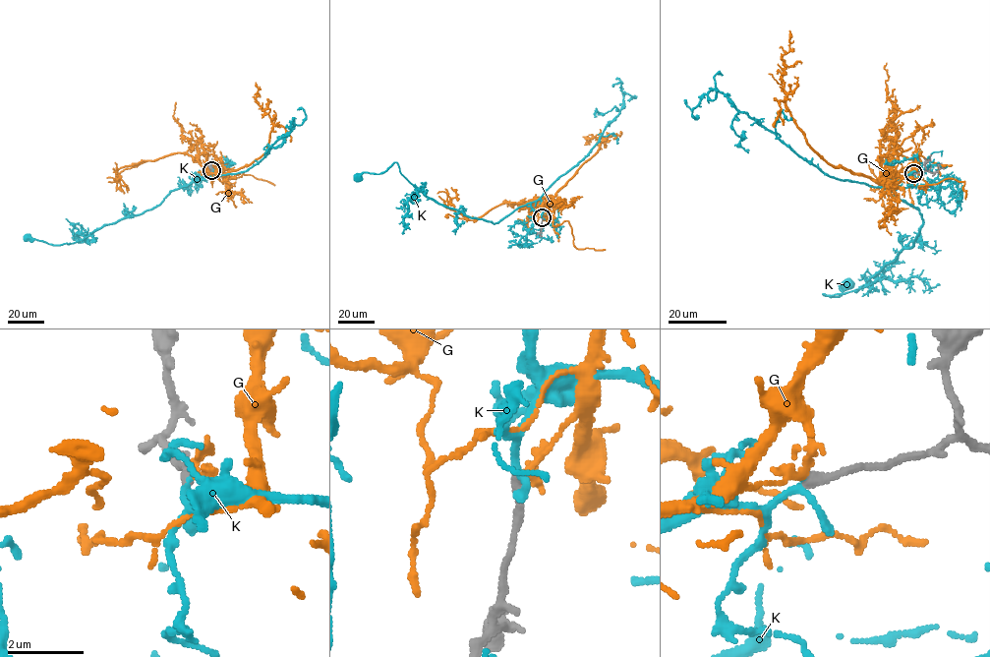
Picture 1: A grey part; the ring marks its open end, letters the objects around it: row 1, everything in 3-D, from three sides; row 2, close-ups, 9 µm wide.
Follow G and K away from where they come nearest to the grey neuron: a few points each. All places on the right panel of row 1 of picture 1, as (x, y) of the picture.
G: (914, 172), (878, 183), (870, 177), (833, 167), (807, 143), (785, 97), (783, 55), (788, 50), (788, 30)
K: (913, 174), (884, 187), (921, 215), (922, 226), (912, 246), (856, 289), (823, 294), (841, 295), (846, 282)

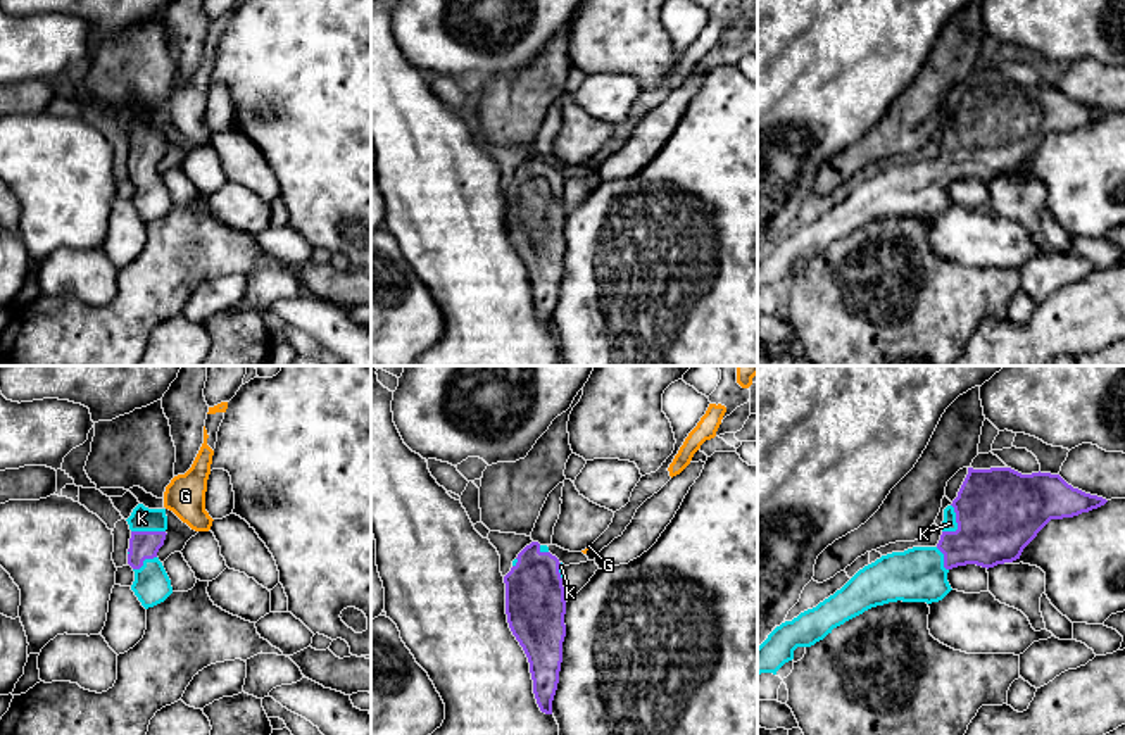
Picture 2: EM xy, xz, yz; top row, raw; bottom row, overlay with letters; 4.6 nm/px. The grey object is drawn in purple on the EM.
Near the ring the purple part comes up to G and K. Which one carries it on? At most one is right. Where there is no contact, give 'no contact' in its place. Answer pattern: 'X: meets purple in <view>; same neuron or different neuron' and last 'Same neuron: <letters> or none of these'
G: no contact; different neuron
K: meets purple in yz; same neuron
Same neuron: K

